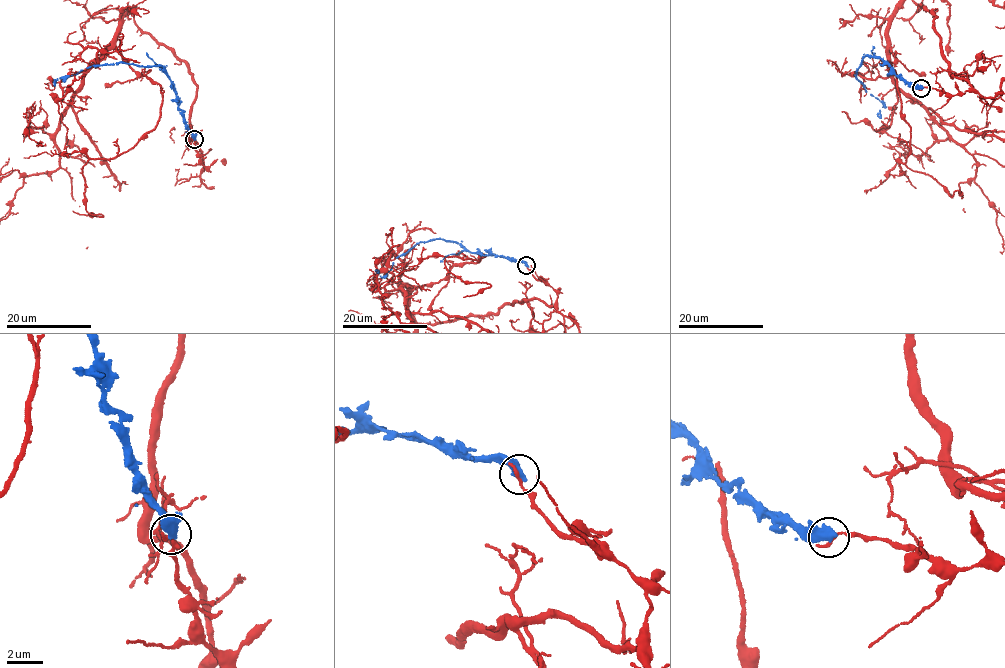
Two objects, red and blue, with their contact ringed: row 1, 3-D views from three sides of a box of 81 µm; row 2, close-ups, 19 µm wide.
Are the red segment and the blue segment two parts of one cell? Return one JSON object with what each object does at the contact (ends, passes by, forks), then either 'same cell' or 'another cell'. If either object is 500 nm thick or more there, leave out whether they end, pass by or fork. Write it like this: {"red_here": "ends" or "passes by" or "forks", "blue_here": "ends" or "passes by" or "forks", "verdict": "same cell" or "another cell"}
{"verdict": "another cell"}

